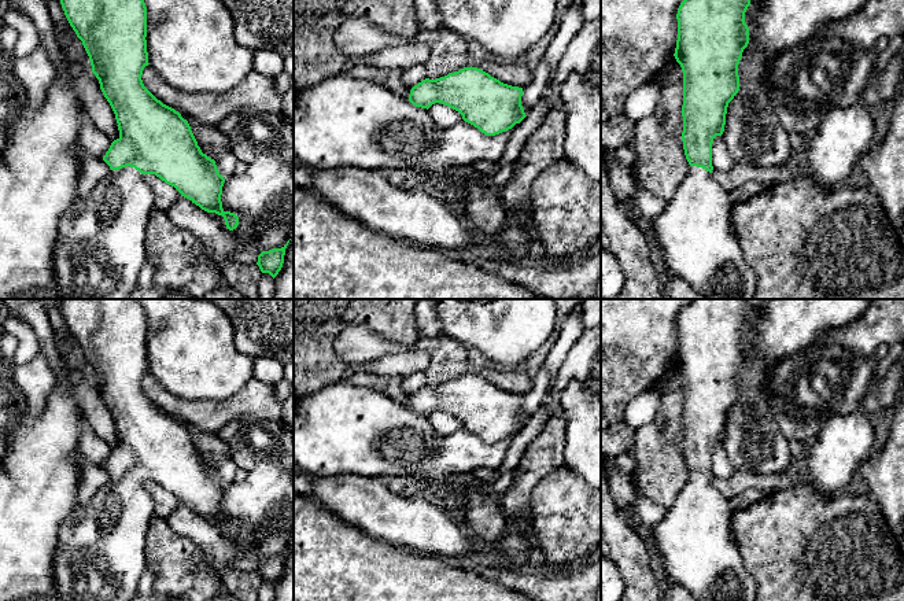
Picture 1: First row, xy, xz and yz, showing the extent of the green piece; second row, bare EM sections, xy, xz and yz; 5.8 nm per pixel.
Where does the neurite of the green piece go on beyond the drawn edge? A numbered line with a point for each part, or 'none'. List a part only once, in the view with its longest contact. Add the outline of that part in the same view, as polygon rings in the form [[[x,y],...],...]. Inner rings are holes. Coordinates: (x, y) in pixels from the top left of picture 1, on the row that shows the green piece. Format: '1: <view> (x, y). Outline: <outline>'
1: xy (100, 249). Outline: [[[126,166],[102,178],[86,198],[78,198],[60,218],[53,248],[53,277],[62,299],[126,299],[147,262],[145,235],[155,198],[143,174]]]

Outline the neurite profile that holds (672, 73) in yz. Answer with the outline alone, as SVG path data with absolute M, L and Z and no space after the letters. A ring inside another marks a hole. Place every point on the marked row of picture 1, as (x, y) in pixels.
M674 59L665 66L652 81L658 85L683 82L683 71L680 64Z

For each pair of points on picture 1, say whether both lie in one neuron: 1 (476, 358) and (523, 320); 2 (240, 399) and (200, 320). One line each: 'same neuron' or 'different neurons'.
1: different neurons
2: different neurons

